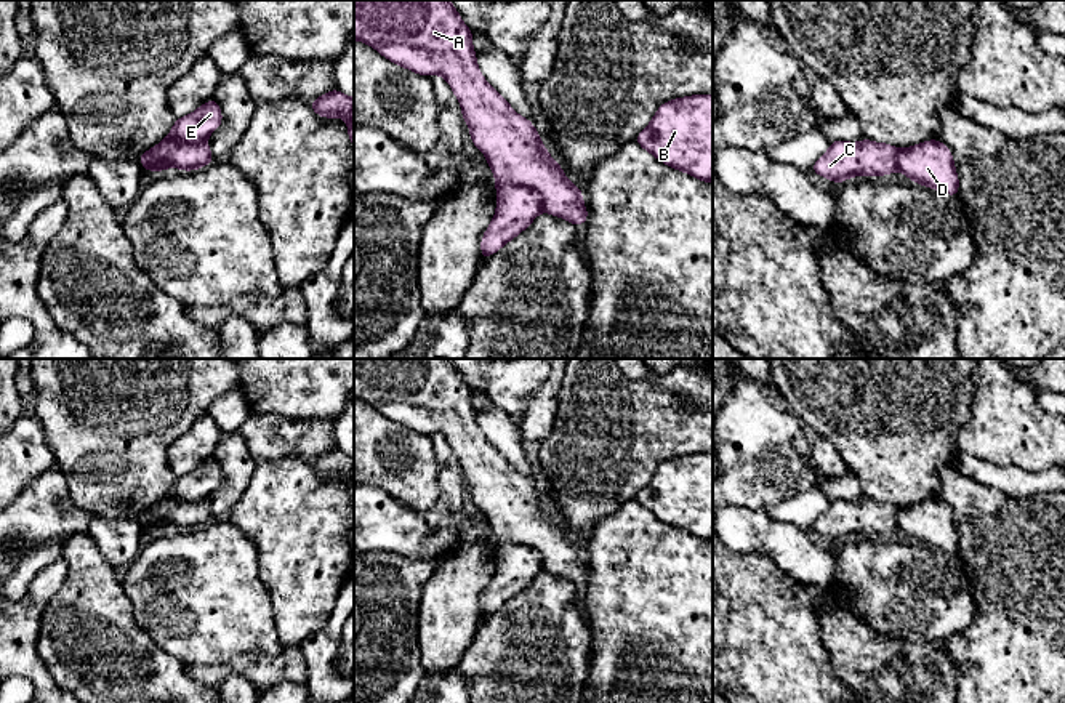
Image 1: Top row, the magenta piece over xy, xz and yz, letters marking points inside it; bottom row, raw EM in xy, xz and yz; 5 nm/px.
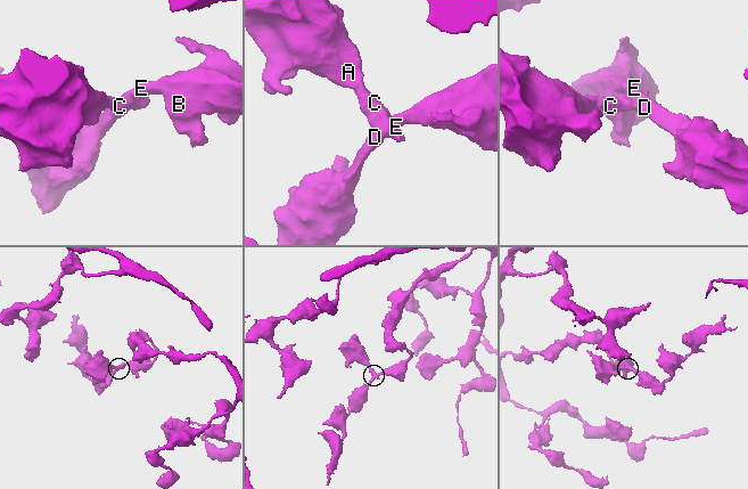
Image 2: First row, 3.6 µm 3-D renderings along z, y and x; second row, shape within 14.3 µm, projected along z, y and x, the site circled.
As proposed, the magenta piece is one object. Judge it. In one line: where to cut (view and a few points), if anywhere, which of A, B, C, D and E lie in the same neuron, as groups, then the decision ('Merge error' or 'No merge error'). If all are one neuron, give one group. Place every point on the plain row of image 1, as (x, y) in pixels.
Split along xz (497, 543), (532, 546), (538, 553), (543, 569). Groups: A C / B D E. Merge error

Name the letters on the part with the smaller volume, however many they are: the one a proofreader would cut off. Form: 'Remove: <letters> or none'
Remove: A, C

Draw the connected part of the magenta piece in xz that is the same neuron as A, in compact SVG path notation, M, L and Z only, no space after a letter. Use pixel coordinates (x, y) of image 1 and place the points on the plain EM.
M354 359L354 399L370 404L383 416L418 434L440 434L448 440L461 463L471 500L485 514L496 544L533 548L540 552L543 570L575 586L588 581L581 548L553 519L533 480L519 474L482 434L472 392L450 359Z

